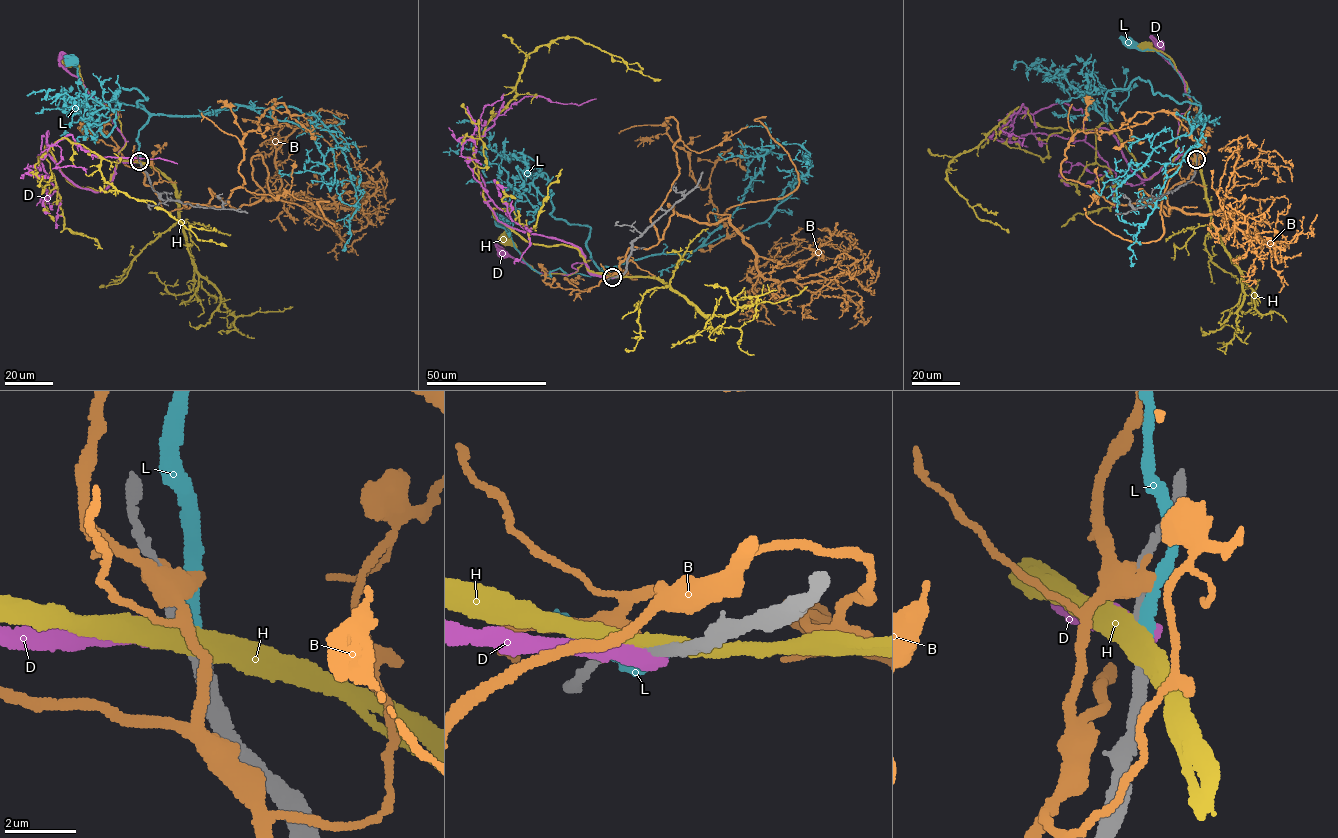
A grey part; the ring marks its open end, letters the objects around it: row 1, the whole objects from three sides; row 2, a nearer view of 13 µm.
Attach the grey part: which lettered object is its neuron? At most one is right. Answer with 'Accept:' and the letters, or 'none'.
Accept: L

